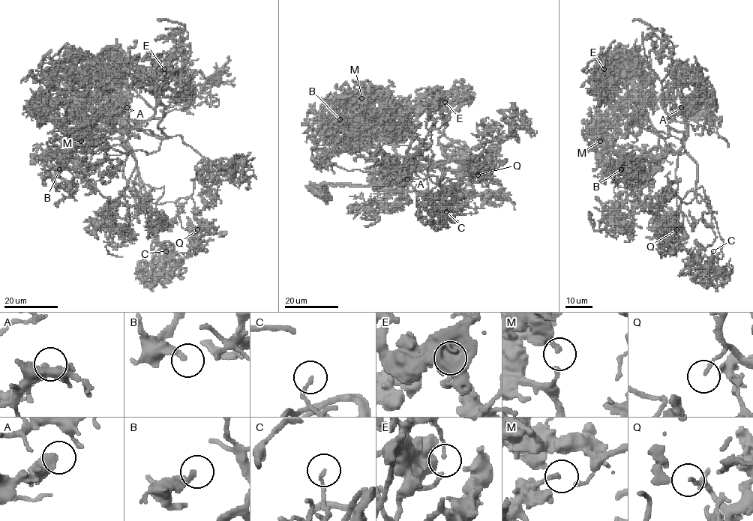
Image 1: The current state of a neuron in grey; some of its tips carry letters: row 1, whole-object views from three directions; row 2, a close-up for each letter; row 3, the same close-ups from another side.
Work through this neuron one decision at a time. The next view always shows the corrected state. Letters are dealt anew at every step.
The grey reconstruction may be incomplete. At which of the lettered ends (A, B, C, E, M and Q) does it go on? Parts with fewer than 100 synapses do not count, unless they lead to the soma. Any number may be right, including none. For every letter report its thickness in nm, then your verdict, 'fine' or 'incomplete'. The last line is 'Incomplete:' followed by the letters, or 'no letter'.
A: 320 nm thick; fine
B: 260 nm thick; fine
C: 140 nm thick; fine
E: 130 nm thick; fine
M: 140 nm thick; fine
Q: 130 nm thick; fine
Incomplete: no letter

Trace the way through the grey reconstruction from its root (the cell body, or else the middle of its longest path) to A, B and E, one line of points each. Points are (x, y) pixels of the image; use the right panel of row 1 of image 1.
A: (692, 107), (685, 110), (685, 139), (666, 124), (660, 96), (667, 81), (677, 83), (687, 118), (681, 107)
B: (692, 107), (685, 110), (679, 150), (658, 145), (626, 178), (644, 159), (627, 168), (627, 156), (621, 169)
E: (692, 107), (686, 138), (667, 127), (661, 138), (625, 114), (610, 90), (598, 90), (604, 69)

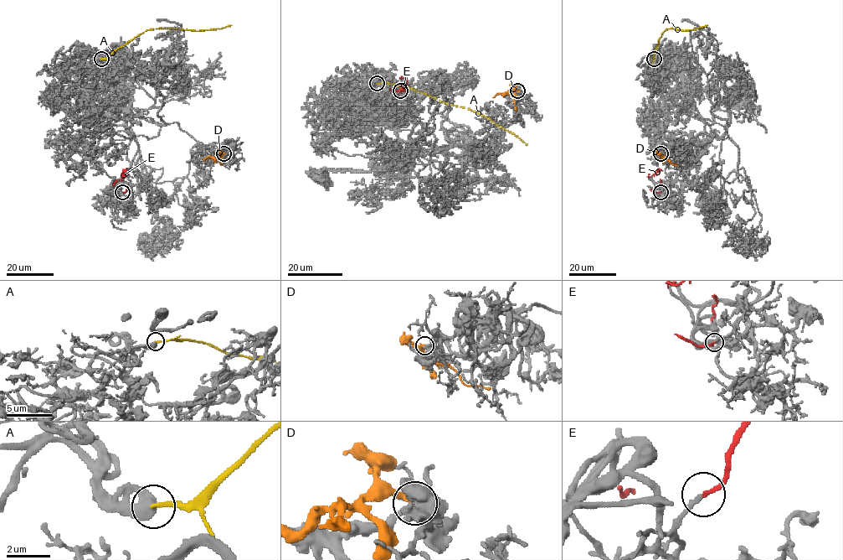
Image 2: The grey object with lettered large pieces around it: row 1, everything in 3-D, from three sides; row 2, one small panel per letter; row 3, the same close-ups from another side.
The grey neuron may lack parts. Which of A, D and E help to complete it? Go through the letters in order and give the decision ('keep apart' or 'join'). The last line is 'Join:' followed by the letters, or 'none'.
A: keep apart
D: keep apart
E: join
Join: E

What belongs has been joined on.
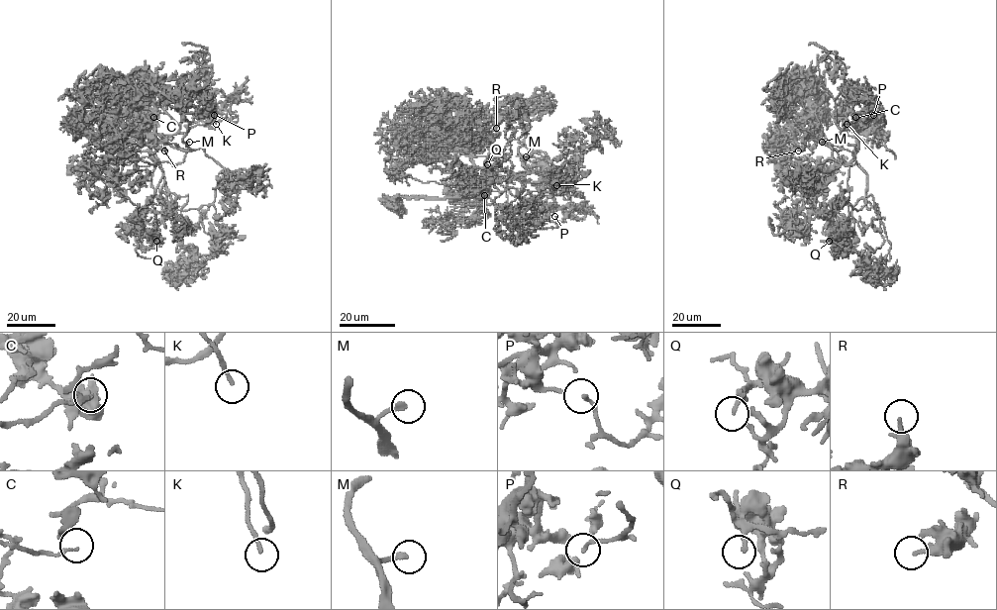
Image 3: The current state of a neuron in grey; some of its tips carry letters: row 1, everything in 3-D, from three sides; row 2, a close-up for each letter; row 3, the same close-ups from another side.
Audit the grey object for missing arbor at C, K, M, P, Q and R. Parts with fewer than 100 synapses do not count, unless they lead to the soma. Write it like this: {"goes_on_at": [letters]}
{"goes_on_at": ["K", "M"]}

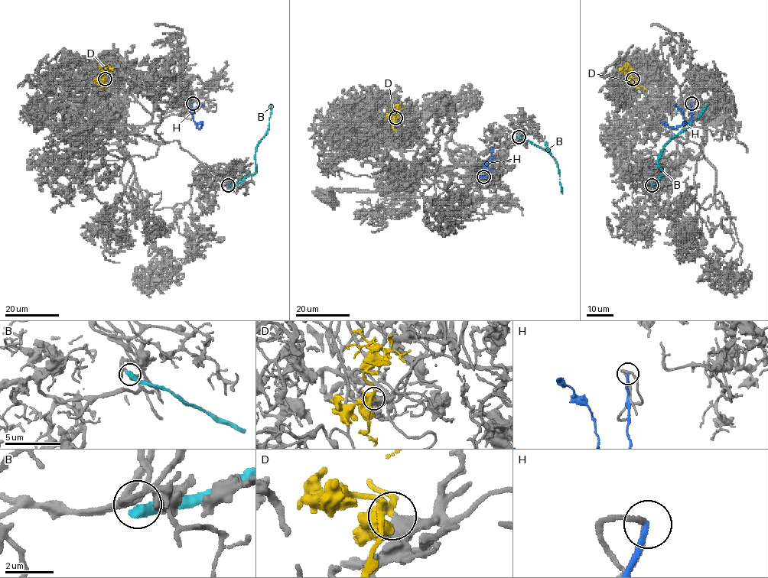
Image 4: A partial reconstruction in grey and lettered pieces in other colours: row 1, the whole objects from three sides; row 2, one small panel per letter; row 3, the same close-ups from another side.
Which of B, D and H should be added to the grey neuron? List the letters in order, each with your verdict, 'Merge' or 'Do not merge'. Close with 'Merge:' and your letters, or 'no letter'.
B: Do not merge
D: Merge
H: Do not merge
Merge: D

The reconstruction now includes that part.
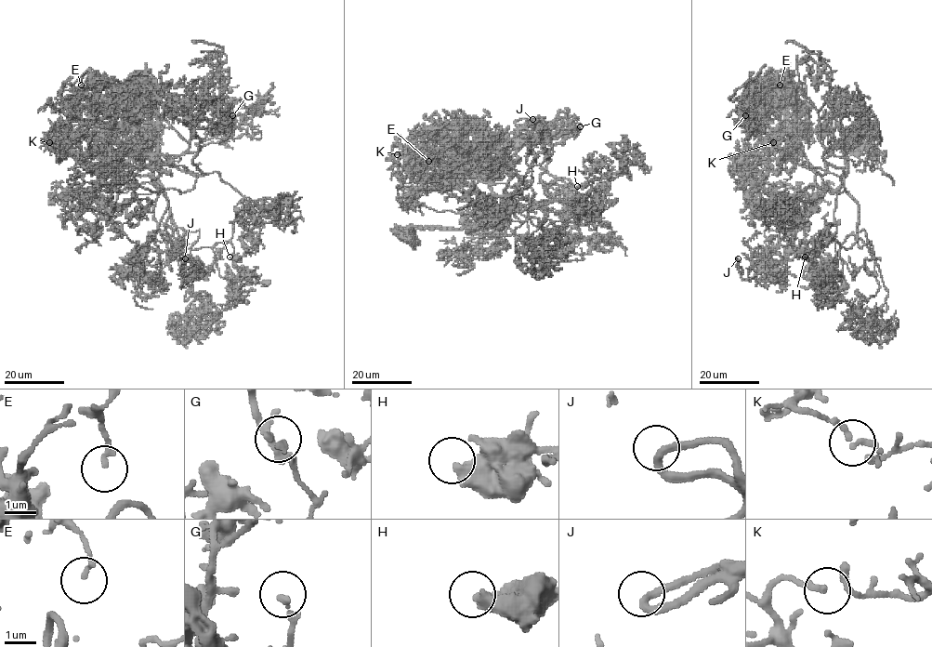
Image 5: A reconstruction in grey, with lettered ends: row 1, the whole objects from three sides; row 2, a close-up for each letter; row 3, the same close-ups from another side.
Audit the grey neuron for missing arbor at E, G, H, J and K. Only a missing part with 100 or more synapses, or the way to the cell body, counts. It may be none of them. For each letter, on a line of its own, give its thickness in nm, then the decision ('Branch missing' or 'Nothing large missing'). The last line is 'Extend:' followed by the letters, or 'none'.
E: Thickness 150 nm. Nothing large missing
G: Thickness 140 nm. Nothing large missing
H: Thickness 480 nm. Nothing large missing
J: Thickness 190 nm. Nothing large missing
K: Thickness 120 nm. Nothing large missing
Extend: none

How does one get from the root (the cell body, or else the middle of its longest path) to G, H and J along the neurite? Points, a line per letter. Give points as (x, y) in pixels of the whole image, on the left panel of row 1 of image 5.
G: (59, 140), (126, 175), (164, 163), (204, 175), (189, 122), (209, 92), (226, 137), (232, 115)
H: (59, 140), (112, 171), (150, 177), (187, 248), (227, 243), (237, 221), (256, 245), (229, 257)
J: (59, 140), (151, 177), (153, 218), (185, 253), (181, 274), (201, 279), (185, 258)

